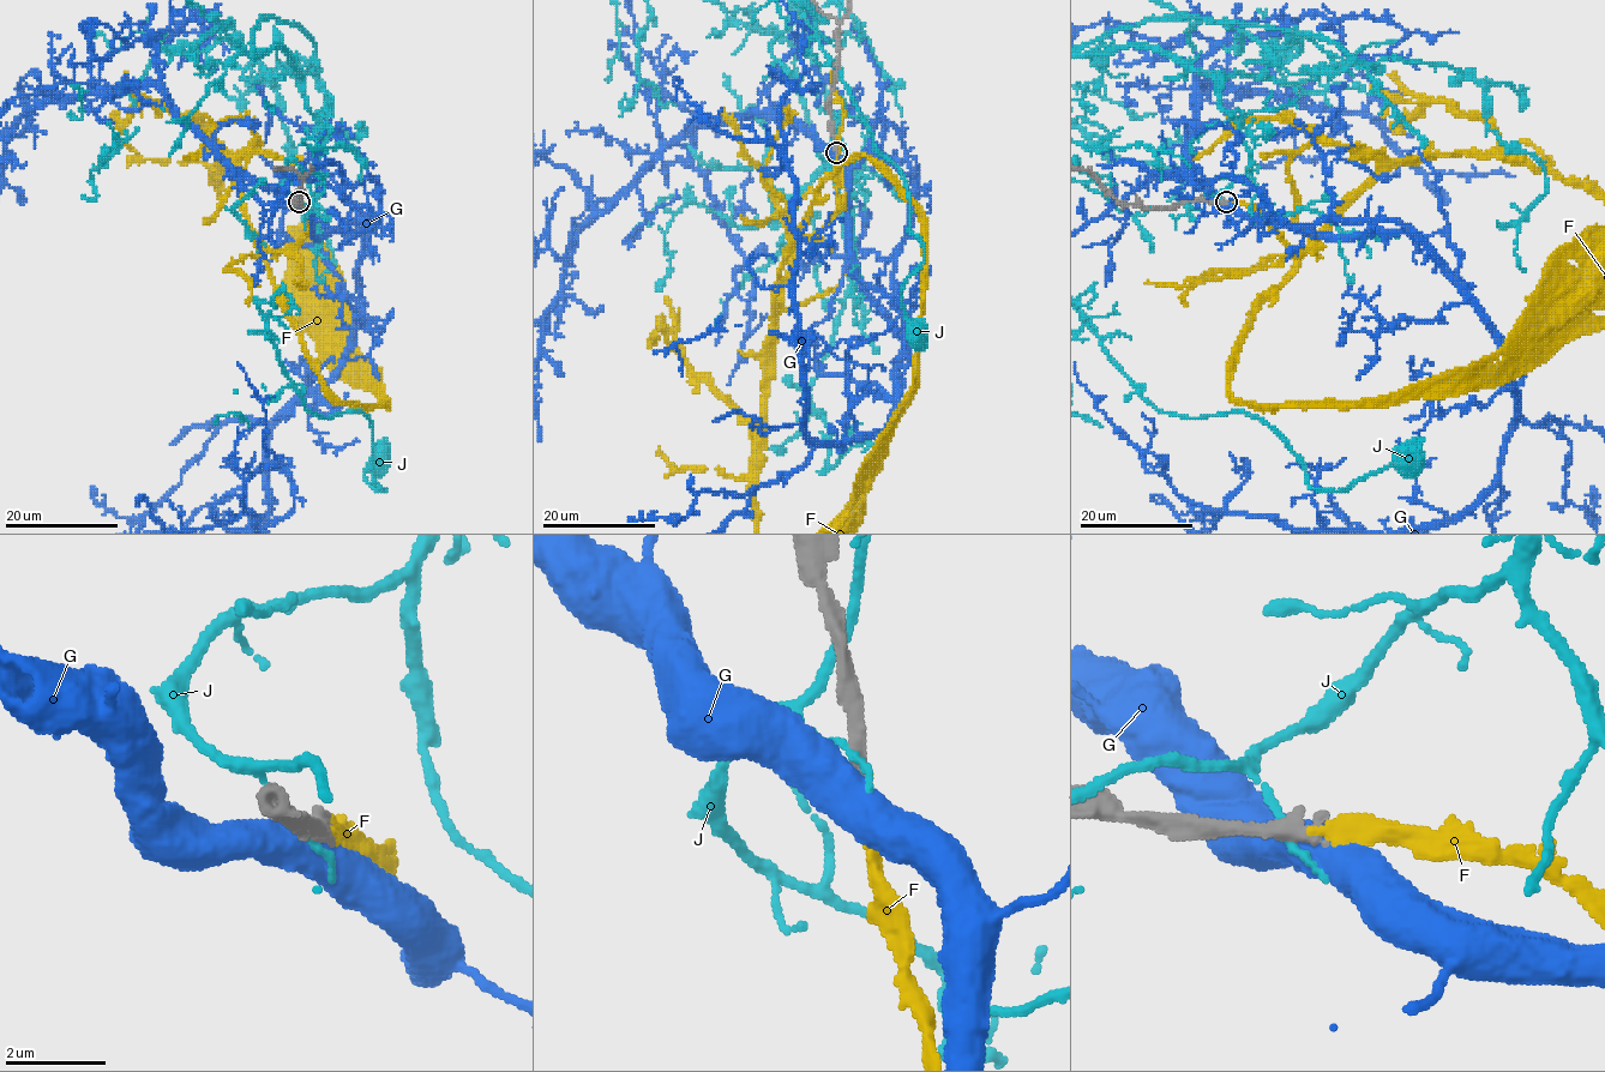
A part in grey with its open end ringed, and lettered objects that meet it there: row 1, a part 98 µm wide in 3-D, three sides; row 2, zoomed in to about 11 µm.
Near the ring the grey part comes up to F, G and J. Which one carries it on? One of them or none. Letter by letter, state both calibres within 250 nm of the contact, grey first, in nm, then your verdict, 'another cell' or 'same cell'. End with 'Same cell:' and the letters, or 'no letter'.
F: 320 nm thick on the grey side, 240 nm on the other; same cell
G: 340 nm thick on the grey side, 550 nm on the other; another cell
J: 400 nm thick on the grey side, 180 nm on the other; another cell
Same cell: F

